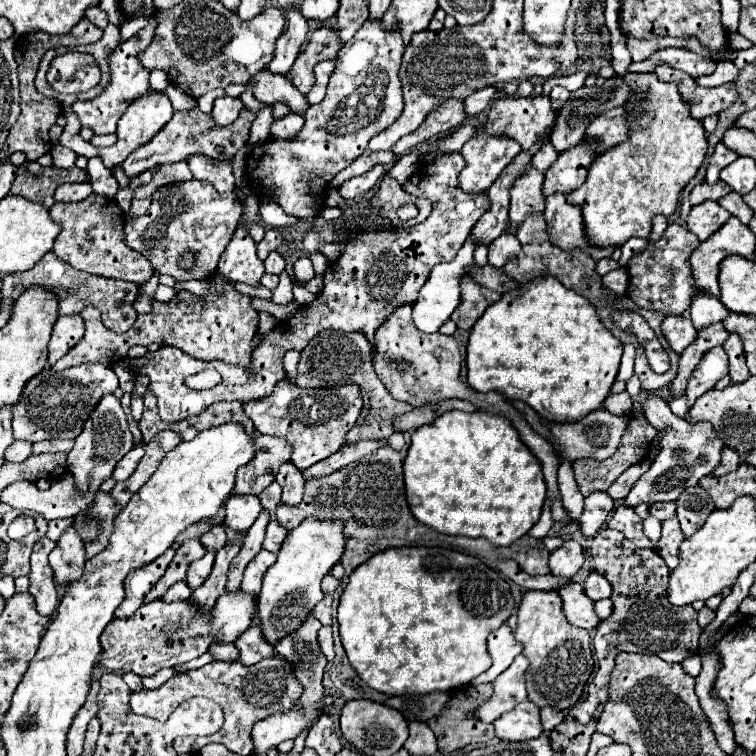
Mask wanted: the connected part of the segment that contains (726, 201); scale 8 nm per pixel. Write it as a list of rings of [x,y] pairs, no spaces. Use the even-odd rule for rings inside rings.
[[[729,192],[727,196],[723,196],[723,198],[719,200],[719,204],[721,204],[725,210],[729,210],[735,218],[739,218],[743,224],[749,224],[751,216],[753,216],[753,210],[743,202],[743,198],[741,198],[737,192]]]

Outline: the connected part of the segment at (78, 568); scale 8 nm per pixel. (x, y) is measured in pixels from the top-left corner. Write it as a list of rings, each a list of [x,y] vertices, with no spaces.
[[[73,526],[59,538],[57,546],[49,554],[49,564],[53,568],[53,574],[59,586],[73,584],[83,574],[85,546],[81,544],[79,534]]]

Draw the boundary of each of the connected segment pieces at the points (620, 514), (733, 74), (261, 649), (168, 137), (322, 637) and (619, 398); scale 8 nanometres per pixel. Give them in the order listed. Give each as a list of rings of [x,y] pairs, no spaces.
[[[627,506],[615,508],[609,520],[609,528],[623,532],[625,538],[631,540],[637,548],[651,548],[651,540],[643,532],[643,520],[635,514],[633,508],[627,508]]]
[[[719,60],[717,62],[717,70],[711,76],[701,76],[697,80],[697,84],[701,86],[721,86],[727,82],[735,82],[739,78],[739,70],[735,68],[735,64],[731,60]]]
[[[251,626],[251,628],[247,628],[247,632],[243,632],[243,636],[237,638],[235,646],[239,648],[241,664],[251,666],[251,664],[257,664],[259,660],[275,656],[273,646],[267,644],[267,640],[263,640],[261,634],[263,632],[259,632],[259,626]]]
[[[199,108],[189,110],[189,112],[175,112],[173,118],[167,122],[167,126],[151,142],[139,146],[123,162],[123,170],[125,170],[125,174],[129,178],[135,178],[141,172],[151,170],[151,168],[155,168],[159,164],[187,160],[193,154],[205,154],[205,156],[217,158],[217,160],[233,160],[233,156],[247,144],[249,130],[251,130],[251,124],[253,124],[255,118],[257,118],[255,112],[243,108],[241,116],[231,126],[217,126],[215,120],[211,120],[211,116],[203,114]]]
[[[323,626],[319,630],[319,646],[323,650],[323,654],[327,656],[327,660],[335,658],[335,648],[333,648],[333,636],[331,636],[331,628]]]
[[[627,390],[625,392],[621,392],[621,394],[611,394],[607,400],[605,400],[605,408],[611,412],[611,414],[627,414],[629,410],[631,410],[631,406],[633,406],[633,400],[631,400],[631,396],[627,394]]]

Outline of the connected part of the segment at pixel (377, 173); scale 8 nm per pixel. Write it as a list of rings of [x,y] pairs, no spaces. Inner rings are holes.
[[[375,166],[375,168],[369,170],[367,174],[355,176],[355,178],[351,178],[351,180],[343,182],[337,192],[339,192],[339,196],[345,198],[345,200],[359,198],[359,196],[363,196],[367,190],[371,190],[371,188],[375,186],[375,182],[377,182],[385,172],[387,172],[387,166]]]

